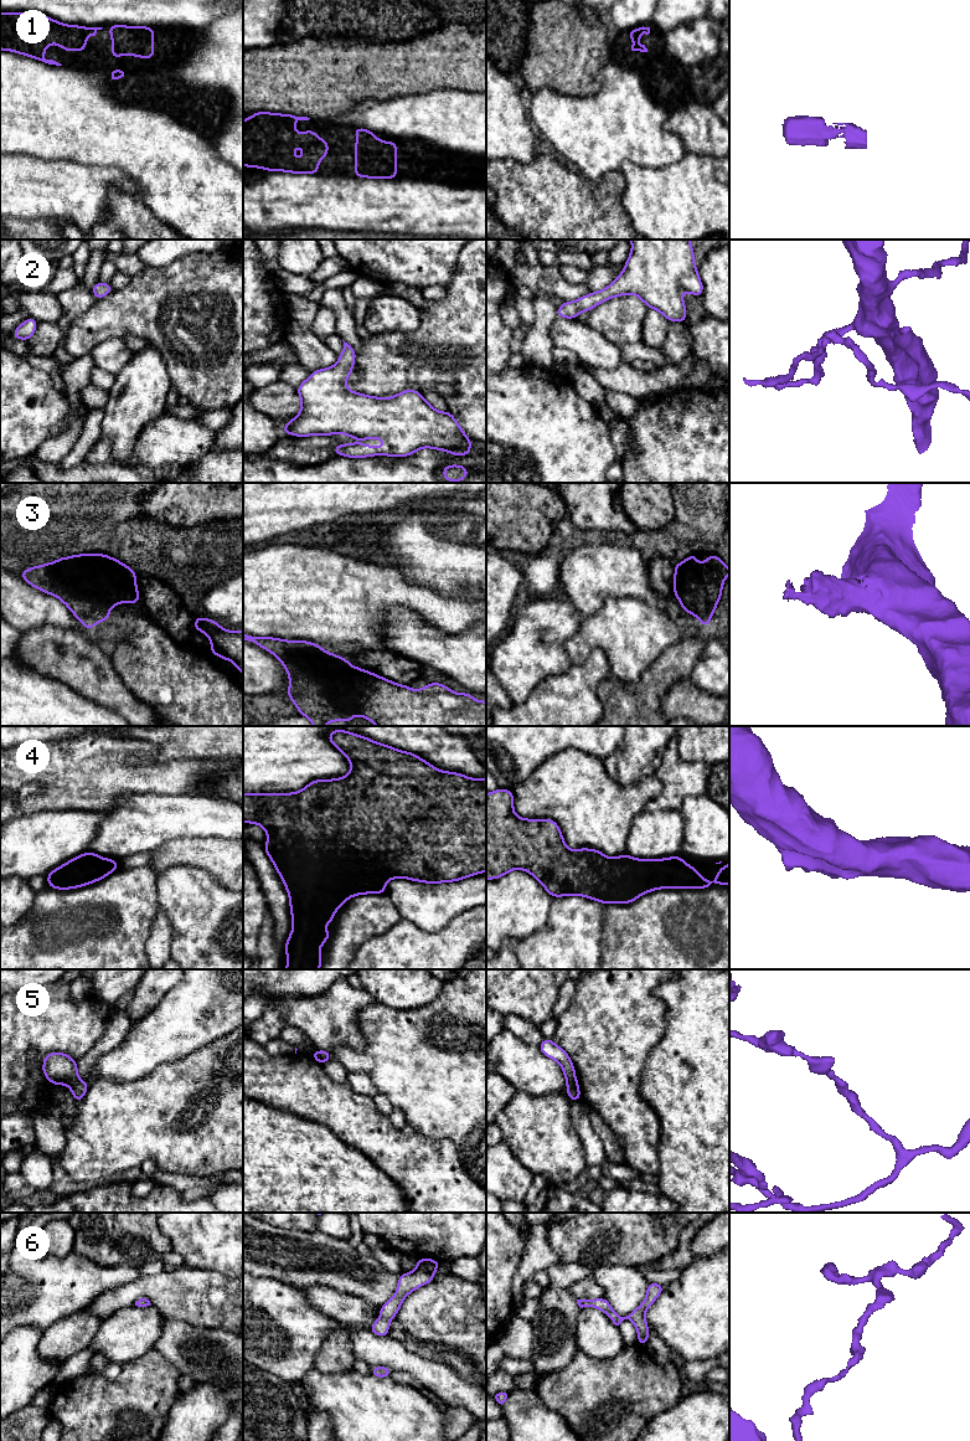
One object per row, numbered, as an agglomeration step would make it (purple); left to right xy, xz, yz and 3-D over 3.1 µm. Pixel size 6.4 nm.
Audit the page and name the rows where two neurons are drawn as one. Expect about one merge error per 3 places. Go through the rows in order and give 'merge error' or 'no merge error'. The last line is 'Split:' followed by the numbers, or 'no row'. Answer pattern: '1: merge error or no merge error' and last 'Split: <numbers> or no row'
1: no merge error
2: no merge error
3: no merge error
4: no merge error
5: merge error
6: no merge error
Split: 5

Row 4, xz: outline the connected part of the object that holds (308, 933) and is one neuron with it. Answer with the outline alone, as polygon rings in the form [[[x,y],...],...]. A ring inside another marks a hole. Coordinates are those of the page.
[[[332,730],[327,735],[327,738],[331,745],[349,758],[351,771],[347,776],[336,779],[315,779],[295,793],[243,793],[243,822],[259,824],[264,828],[270,842],[263,843],[262,845],[289,894],[293,930],[285,941],[284,954],[290,963],[285,966],[284,969],[320,969],[320,962],[324,957],[324,954],[320,953],[320,947],[330,938],[330,932],[326,931],[324,926],[326,923],[331,925],[335,912],[352,896],[362,894],[386,894],[386,882],[396,878],[438,884],[459,881],[486,871],[486,777],[475,779],[461,773],[439,771],[414,753],[396,750],[388,745],[378,743],[365,736],[345,730]]]

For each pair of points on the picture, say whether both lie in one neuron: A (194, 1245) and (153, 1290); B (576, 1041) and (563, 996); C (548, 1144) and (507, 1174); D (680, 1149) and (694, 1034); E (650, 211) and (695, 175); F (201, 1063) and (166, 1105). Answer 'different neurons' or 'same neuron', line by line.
A: different neurons
B: different neurons
C: different neurons
D: same neuron
E: same neuron
F: same neuron

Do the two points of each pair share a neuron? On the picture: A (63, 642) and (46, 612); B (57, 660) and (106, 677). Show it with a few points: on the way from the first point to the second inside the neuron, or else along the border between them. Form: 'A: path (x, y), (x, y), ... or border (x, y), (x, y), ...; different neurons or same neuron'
A: border (82, 631), (39, 626), (25, 632); different neurons
B: path (70, 660), (77, 660), (93, 675); same neuron

